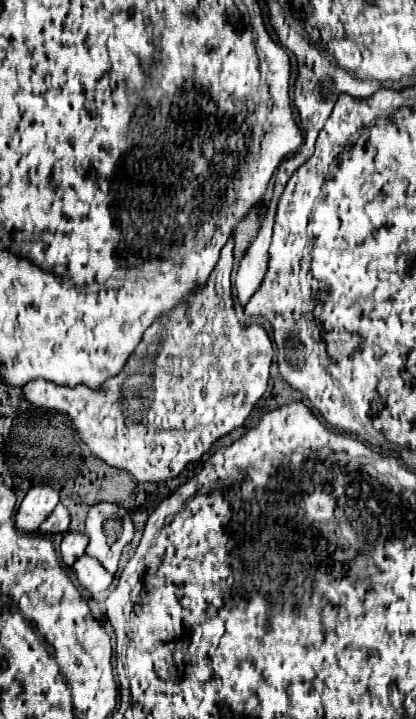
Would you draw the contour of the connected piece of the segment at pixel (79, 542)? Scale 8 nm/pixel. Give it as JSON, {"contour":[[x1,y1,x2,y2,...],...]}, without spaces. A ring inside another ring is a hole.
{"contour":[[66,532,60,544,60,554,66,566,72,566,78,558,82,558,86,554,86,546,88,546,88,536,80,534,80,532]]}

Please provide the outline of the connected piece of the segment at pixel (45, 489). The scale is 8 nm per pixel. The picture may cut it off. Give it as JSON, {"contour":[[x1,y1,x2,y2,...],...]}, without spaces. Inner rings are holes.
{"contour":[[36,484,24,496,16,512,16,528,20,532,36,532,58,504,58,490,50,484]]}

